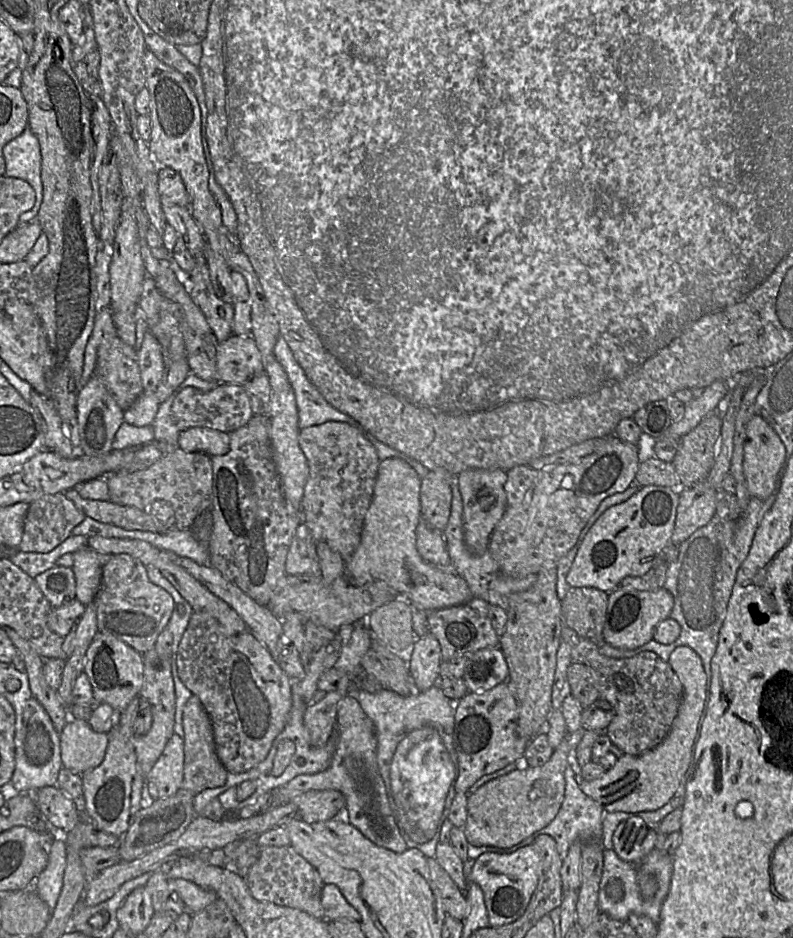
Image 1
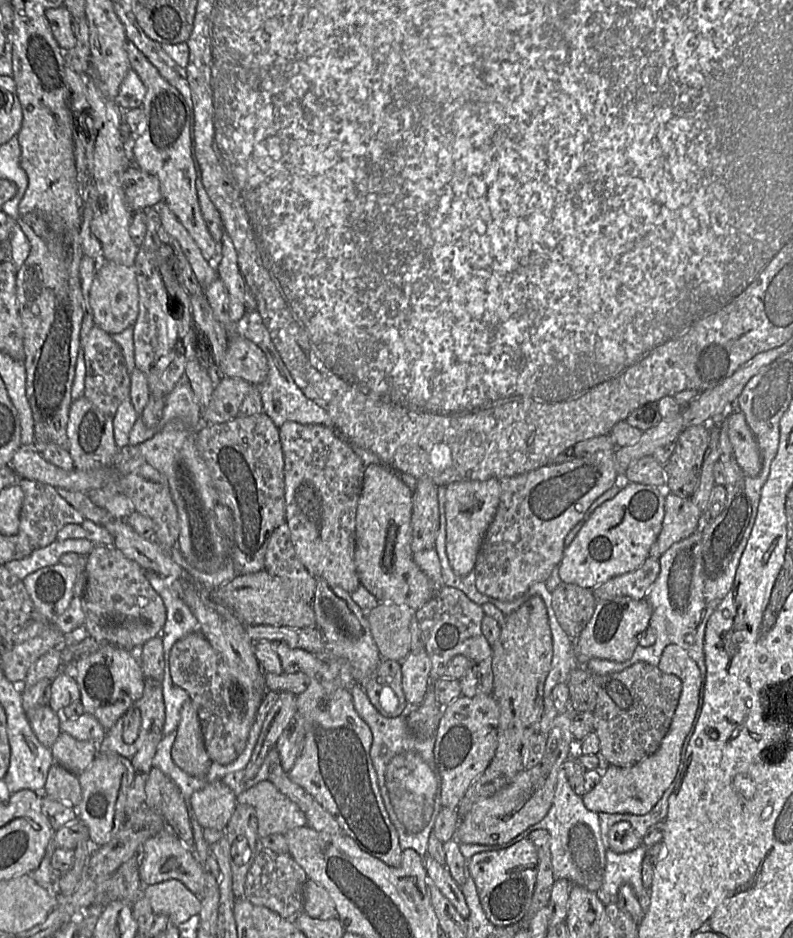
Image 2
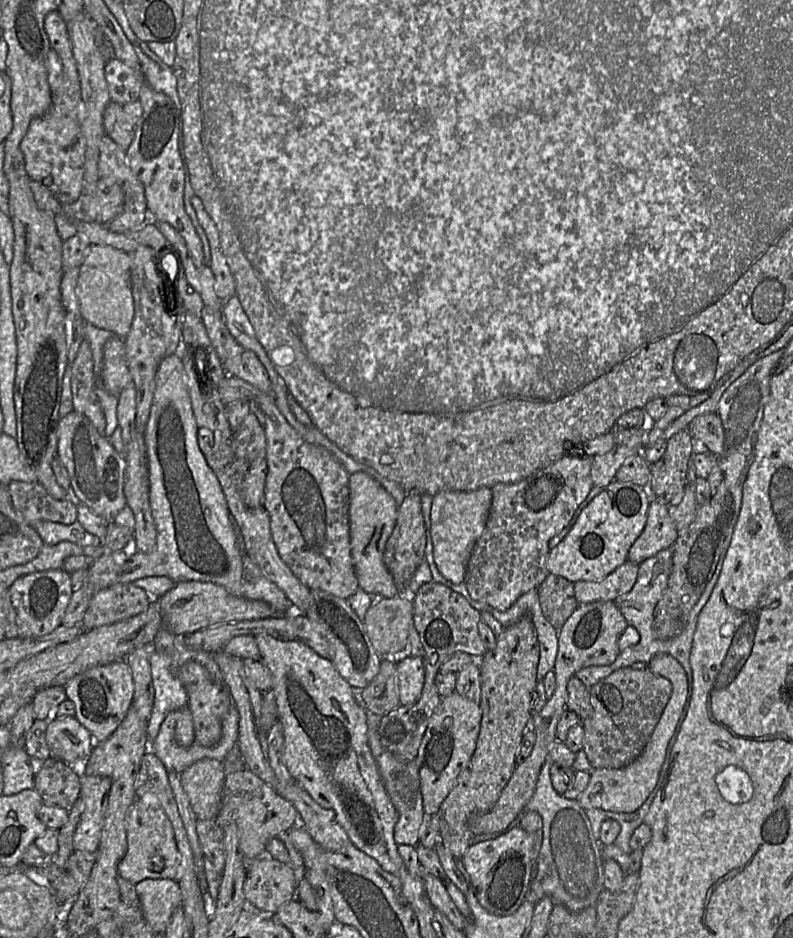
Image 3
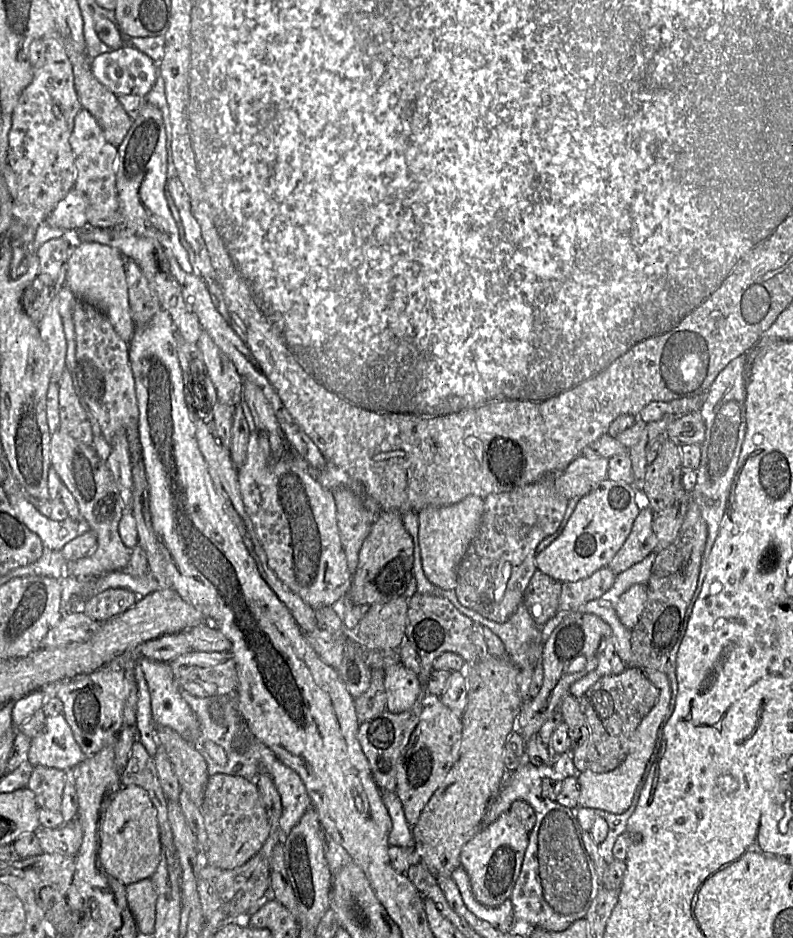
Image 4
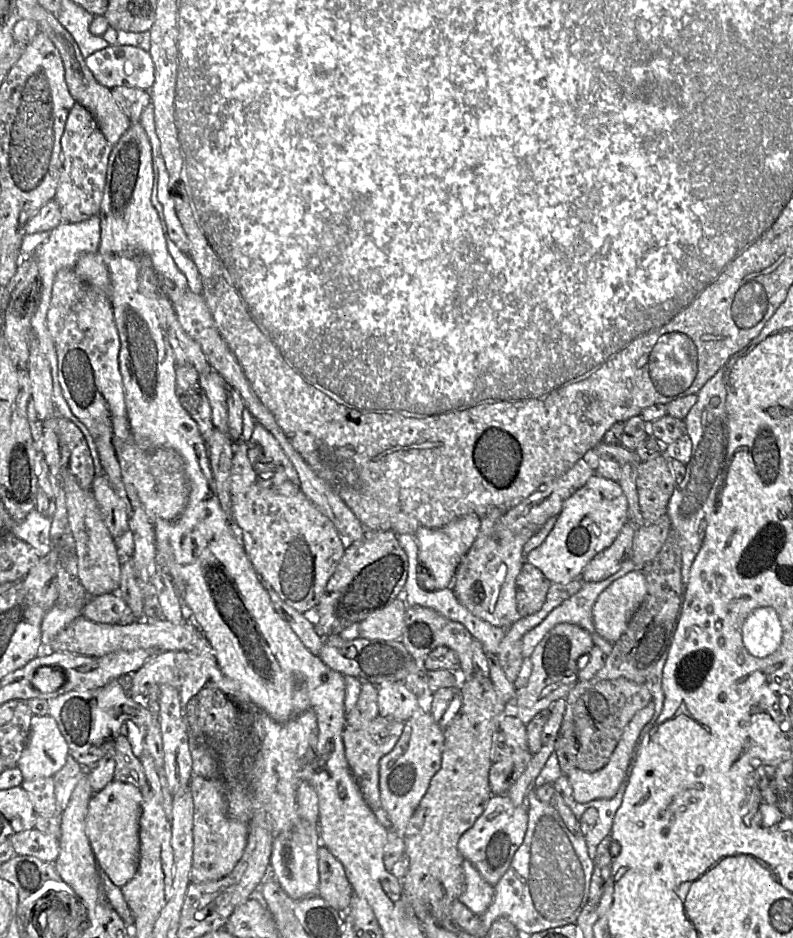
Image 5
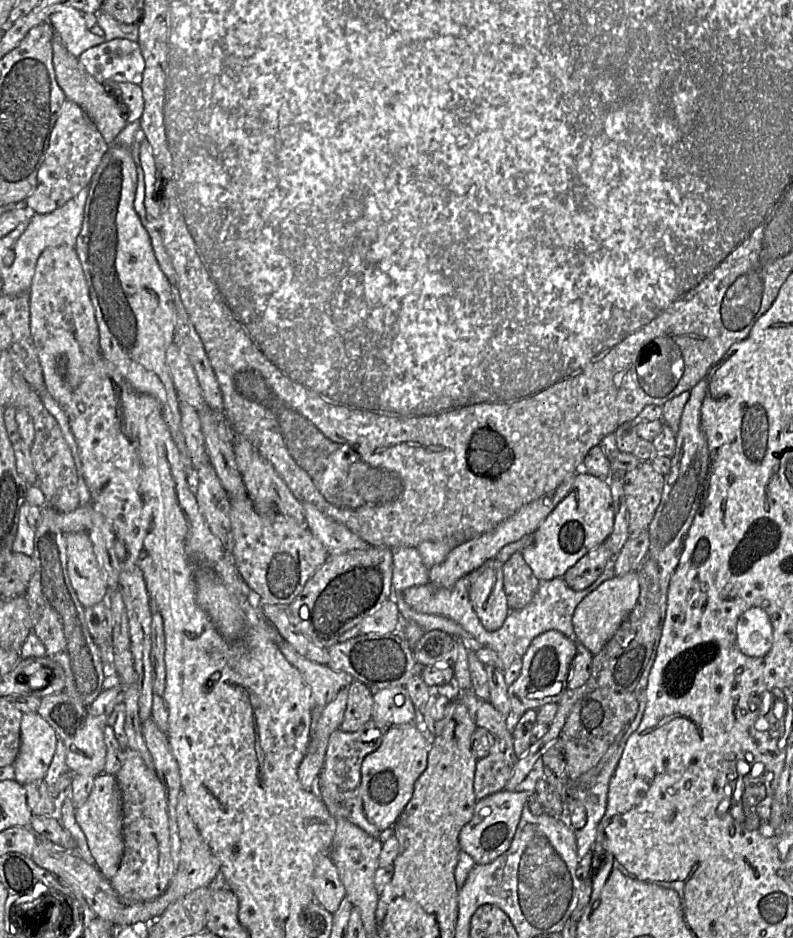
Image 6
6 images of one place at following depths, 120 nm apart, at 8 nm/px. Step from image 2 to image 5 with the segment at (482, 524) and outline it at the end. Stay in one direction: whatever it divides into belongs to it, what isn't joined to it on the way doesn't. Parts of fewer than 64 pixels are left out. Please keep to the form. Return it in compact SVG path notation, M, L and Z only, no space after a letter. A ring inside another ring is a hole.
M476 514L460 517L440 528L419 527L414 533L418 545L418 583L428 591L443 590L453 584L457 567L476 540L481 519Z

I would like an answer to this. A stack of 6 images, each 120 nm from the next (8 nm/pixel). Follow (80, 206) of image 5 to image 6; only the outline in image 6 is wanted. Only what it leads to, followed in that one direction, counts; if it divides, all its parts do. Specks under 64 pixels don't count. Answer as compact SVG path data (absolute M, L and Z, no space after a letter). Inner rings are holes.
M66 100L51 132L46 157L37 174L37 185L24 204L38 214L48 214L63 206L88 188L109 147L86 112Z

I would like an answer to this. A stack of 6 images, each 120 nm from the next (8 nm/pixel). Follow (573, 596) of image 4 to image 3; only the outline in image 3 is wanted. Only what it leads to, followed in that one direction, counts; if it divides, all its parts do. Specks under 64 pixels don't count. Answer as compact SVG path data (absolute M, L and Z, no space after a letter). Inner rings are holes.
M626 561L602 580L575 582L575 598L579 604L614 601L633 588L638 569L638 564Z

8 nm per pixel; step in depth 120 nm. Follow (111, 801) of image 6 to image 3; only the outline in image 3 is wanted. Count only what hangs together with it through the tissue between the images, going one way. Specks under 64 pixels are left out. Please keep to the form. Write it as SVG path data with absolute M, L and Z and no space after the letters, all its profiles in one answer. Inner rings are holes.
M152 795L136 798L126 814L125 825L127 851L117 867L120 876L134 884L145 879L173 879L178 882L183 875L182 857L177 848L172 825L158 801Z

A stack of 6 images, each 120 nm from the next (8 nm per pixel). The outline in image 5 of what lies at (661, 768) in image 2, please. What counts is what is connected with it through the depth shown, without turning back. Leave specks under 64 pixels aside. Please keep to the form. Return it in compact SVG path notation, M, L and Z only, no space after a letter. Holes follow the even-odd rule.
M651 701L644 709L638 711L626 726L609 762L595 772L586 772L574 768L567 777L573 789L573 797L578 803L588 803L595 799L610 799L614 797L620 785L627 780L628 769L635 754L635 748L639 742L644 727L653 719L655 706Z

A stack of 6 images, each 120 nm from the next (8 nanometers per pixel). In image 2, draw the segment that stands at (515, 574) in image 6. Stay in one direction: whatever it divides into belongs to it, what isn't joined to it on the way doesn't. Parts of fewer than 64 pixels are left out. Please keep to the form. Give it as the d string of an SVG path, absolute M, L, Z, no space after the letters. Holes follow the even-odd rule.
M561 582L551 591L551 606L561 628L576 638L585 628L597 605L592 589Z

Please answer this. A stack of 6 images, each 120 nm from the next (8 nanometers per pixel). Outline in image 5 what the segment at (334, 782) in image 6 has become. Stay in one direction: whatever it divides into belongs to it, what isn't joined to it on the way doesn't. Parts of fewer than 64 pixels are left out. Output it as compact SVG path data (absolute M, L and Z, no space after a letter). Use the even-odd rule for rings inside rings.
M377 716L369 724L361 729L347 728L343 732L343 744L345 756L351 772L362 792L363 798L371 808L378 821L388 830L392 829L392 822L381 803L379 789L379 762L389 753L399 740L405 721L393 717Z

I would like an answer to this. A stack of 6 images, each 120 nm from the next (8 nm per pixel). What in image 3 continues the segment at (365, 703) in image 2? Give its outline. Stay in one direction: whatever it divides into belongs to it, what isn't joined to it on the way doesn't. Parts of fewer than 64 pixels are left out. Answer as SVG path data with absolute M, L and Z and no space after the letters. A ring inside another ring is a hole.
M355 690L355 698L366 711L368 725L368 745L377 763L385 789L395 810L398 813L398 820L394 827L394 841L397 845L409 845L416 848L419 844L420 827L426 821L426 816L431 816L425 815L423 808L423 797L420 790L418 767L414 760L401 761L397 759L392 753L383 748L378 735L378 728L383 716L375 715L366 709L364 702L360 697L361 692L362 690Z

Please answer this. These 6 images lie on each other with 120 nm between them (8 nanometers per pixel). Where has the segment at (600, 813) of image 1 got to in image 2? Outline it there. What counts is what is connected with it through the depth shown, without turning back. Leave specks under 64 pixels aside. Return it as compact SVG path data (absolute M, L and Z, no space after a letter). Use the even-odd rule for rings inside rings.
M565 771L558 773L553 804L547 815L527 830L546 829L550 834L550 850L555 879L567 879L572 885L598 892L602 887L606 866L606 848L601 838L599 815L586 808L582 796L574 792Z

